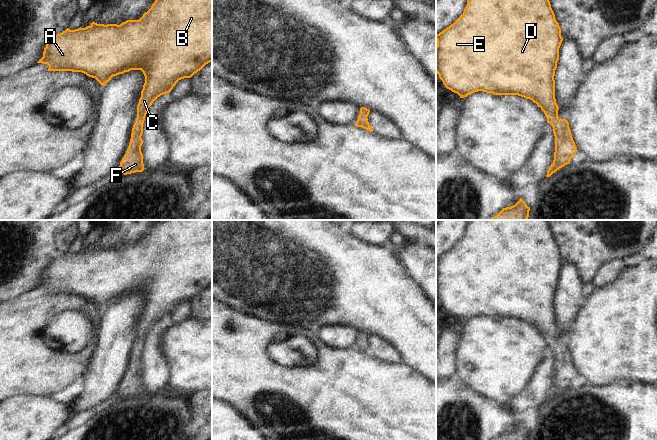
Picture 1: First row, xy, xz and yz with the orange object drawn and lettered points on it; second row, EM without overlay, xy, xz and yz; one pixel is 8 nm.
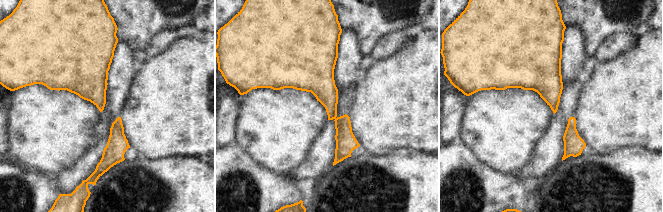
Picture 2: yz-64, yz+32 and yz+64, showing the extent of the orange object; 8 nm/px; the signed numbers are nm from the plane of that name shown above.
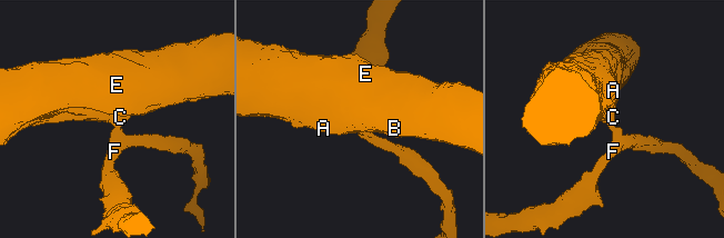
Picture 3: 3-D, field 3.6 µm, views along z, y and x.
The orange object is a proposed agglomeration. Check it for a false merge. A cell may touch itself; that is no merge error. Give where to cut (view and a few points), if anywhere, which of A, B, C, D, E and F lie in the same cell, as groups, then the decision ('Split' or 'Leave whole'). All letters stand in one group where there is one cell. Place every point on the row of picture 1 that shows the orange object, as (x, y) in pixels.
No split. Groups: A B C D E F. Leave whole

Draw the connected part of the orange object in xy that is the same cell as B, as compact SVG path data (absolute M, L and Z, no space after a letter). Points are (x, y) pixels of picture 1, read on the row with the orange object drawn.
M155 0L151 8L139 20L127 20L120 25L97 24L70 30L67 28L51 38L44 48L43 57L37 63L47 64L48 71L82 72L95 78L105 86L113 76L141 70L145 83L137 105L137 118L133 125L131 139L126 154L120 162L120 173L127 175L142 172L144 168L141 146L143 124L149 107L161 95L171 92L176 83L184 78L191 78L206 64L212 62L212 0Z

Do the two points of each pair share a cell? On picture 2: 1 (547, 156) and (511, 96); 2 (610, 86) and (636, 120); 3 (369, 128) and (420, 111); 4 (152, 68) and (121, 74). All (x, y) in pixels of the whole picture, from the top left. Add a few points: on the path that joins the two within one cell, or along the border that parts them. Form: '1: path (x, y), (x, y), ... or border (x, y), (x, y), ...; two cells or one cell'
1: border (551, 121), (527, 162); two cells
2: path (618, 94), (636, 112); one cell
3: path (382, 119), (390, 111), (407, 111); one cell
4: border (137, 67), (128, 93); two cells

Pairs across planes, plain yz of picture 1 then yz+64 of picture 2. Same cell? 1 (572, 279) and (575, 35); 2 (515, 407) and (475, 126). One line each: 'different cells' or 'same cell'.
1: same cell
2: different cells

